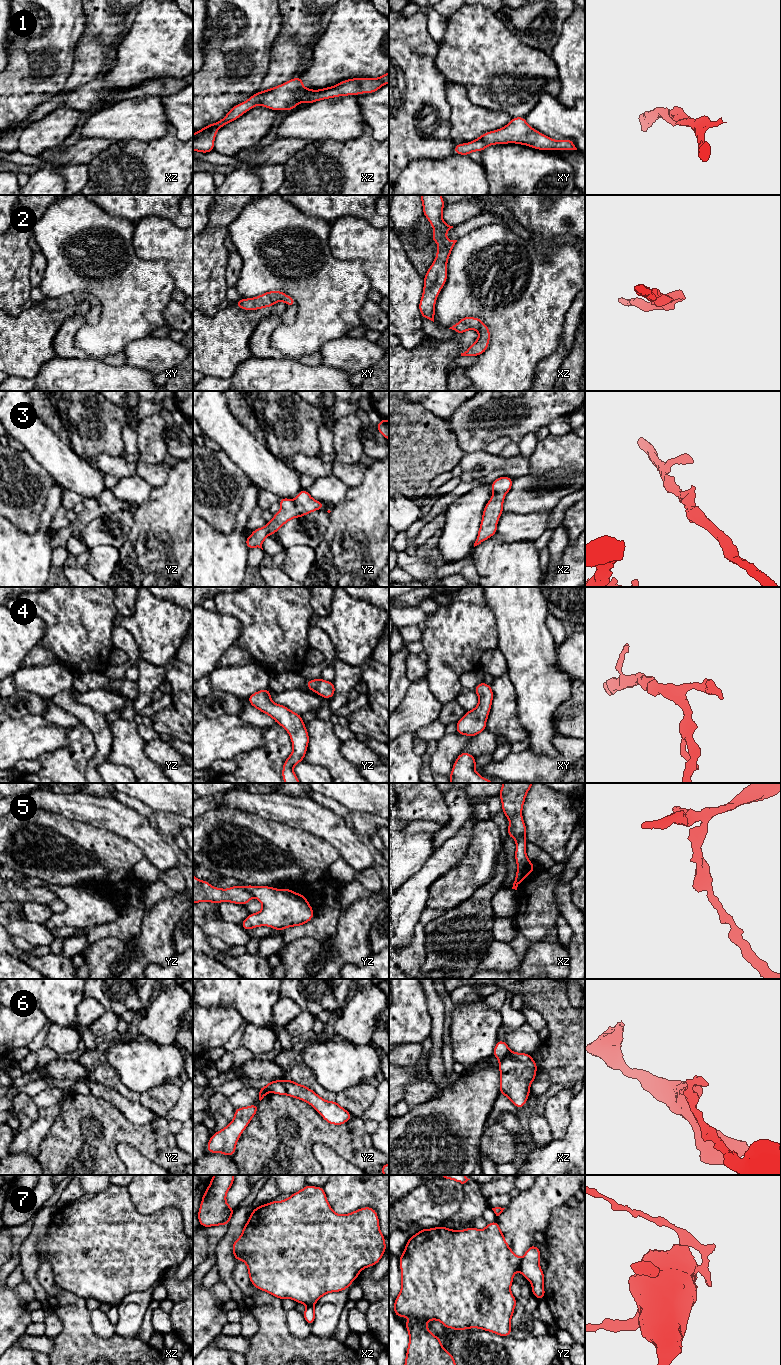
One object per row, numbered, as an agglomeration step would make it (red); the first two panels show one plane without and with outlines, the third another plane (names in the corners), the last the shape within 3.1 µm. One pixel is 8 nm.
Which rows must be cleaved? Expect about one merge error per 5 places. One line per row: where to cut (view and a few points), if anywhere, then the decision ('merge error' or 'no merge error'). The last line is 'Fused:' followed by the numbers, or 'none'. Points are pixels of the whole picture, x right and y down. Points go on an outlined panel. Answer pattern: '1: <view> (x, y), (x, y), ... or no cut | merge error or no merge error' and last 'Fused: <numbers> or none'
1: no cut | no merge error
2: no cut | no merge error
3: no cut | no merge error
4: no cut | no merge error
5: yz (245, 886), (254, 896) | merge error
6: xz (510, 1051), (500, 1061) | merge error
7: yz (521, 1259), (518, 1269) | merge error
Fused: 5, 6, 7

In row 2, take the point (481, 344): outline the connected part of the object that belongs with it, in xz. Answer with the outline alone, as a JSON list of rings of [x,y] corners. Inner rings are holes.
[[[462,317],[457,324],[453,325],[449,329],[452,329],[459,334],[470,329],[474,329],[479,332],[478,339],[464,353],[461,353],[461,356],[479,356],[488,348],[490,330],[481,319],[475,317]]]

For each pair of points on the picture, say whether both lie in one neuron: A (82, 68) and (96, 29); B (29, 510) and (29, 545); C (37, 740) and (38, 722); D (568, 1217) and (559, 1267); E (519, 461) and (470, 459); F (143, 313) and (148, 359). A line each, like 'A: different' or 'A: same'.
A: same
B: different
C: same
D: same
E: same
F: different

